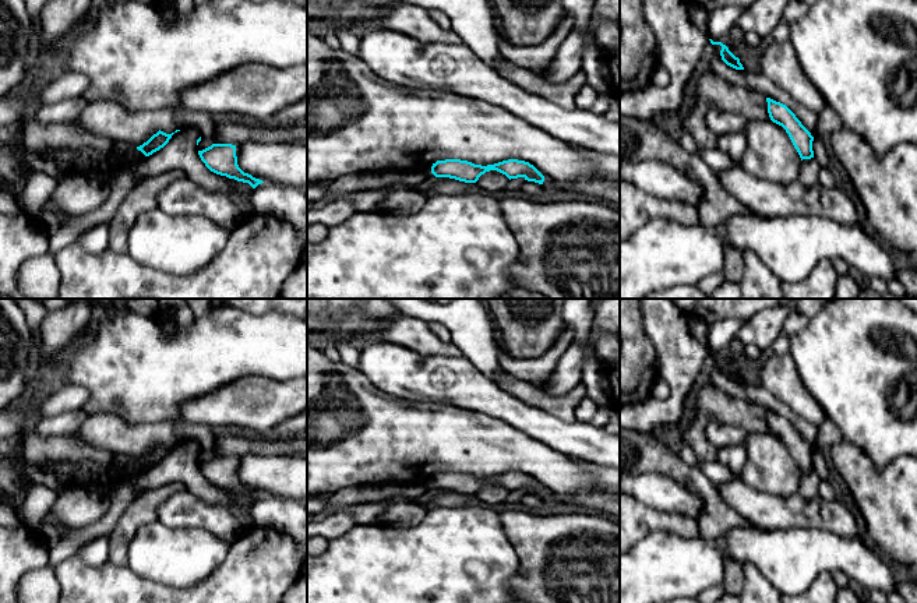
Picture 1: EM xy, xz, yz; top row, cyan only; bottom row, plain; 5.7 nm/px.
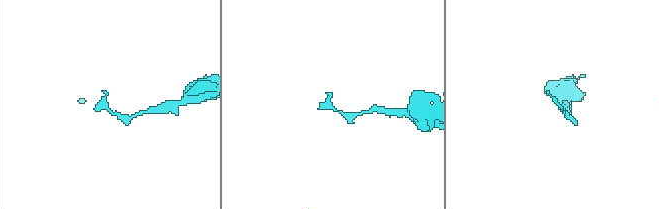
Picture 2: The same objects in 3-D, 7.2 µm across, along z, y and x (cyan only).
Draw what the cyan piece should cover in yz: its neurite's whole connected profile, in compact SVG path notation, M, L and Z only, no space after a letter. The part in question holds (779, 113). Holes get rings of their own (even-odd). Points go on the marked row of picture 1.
M766 98L766 102L770 120L786 130L801 161L814 158L814 137L801 124L796 114L786 105L770 98Z

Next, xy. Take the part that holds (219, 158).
M212 144L211 147L198 151L205 166L221 176L234 179L237 181L248 183L253 188L264 183L260 179L244 173L237 165L236 145L232 144Z

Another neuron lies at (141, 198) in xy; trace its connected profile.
M170 169L149 179L142 180L130 191L121 202L114 218L107 225L109 250L127 253L127 234L141 212L156 208L158 194L169 184L184 177L180 169Z

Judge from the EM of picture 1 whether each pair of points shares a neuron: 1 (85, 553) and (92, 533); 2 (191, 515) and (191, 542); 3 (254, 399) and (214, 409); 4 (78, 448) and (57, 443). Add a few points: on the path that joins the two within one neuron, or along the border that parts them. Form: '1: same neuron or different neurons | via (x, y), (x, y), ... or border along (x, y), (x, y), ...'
1: different neurons | border along (106, 536), (90, 540), (76, 554)
2: different neurons | border along (159, 521), (173, 528), (203, 528), (222, 540)
3: same neuron | via (244, 402), (224, 406)
4: same neuron | via (73, 448), (63, 448)

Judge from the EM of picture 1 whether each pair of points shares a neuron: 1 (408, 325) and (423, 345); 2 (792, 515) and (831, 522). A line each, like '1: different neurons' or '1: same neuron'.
1: same neuron
2: same neuron

